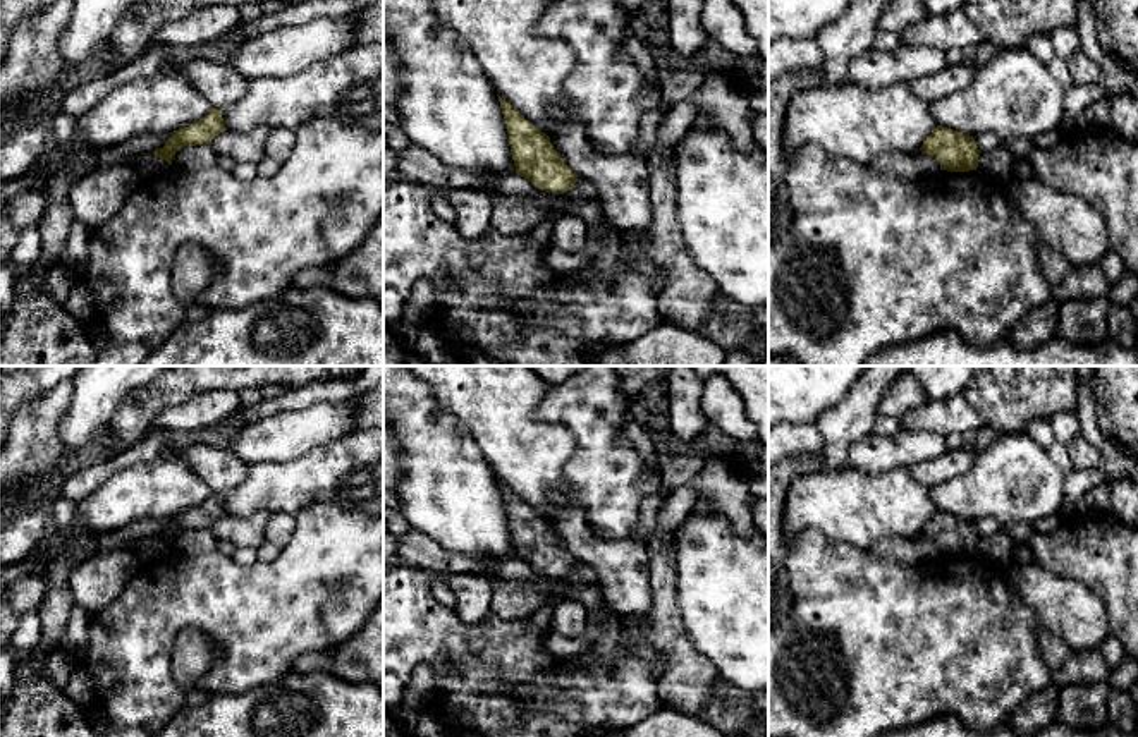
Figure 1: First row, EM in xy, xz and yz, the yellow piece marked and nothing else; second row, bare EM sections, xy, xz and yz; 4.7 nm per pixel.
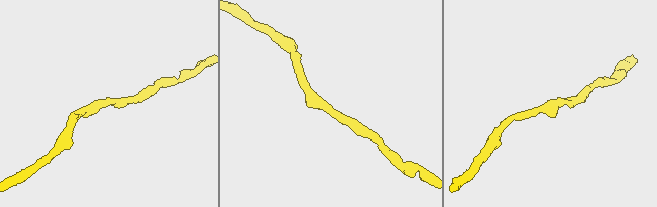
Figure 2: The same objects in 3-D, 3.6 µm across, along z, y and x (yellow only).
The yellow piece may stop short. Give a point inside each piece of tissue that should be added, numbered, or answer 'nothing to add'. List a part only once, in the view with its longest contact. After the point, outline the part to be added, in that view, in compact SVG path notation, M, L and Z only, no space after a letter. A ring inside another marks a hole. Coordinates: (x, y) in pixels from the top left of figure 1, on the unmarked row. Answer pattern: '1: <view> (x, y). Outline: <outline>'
nothing to add

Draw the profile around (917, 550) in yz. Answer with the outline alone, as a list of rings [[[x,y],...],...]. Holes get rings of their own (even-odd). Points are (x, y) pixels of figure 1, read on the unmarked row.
[[[921,534],[913,538],[884,538],[877,545],[870,546],[868,551],[877,558],[885,558],[902,565],[923,565],[940,557],[939,545]]]

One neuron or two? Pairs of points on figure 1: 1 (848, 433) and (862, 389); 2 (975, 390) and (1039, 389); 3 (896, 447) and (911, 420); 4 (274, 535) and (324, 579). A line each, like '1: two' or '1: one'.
1: one
2: one
3: two
4: two

